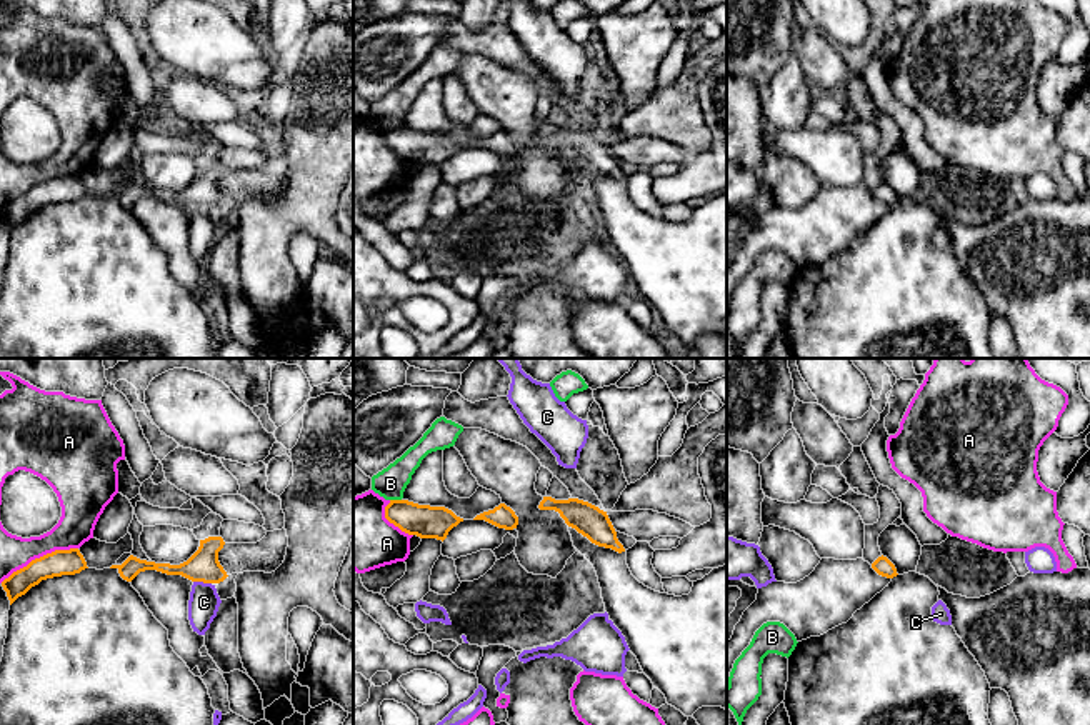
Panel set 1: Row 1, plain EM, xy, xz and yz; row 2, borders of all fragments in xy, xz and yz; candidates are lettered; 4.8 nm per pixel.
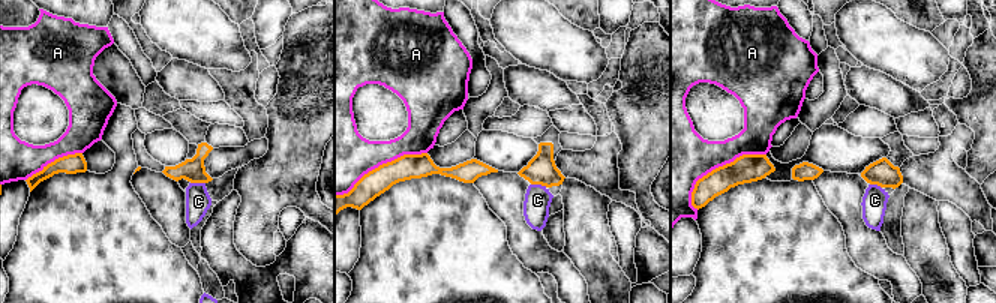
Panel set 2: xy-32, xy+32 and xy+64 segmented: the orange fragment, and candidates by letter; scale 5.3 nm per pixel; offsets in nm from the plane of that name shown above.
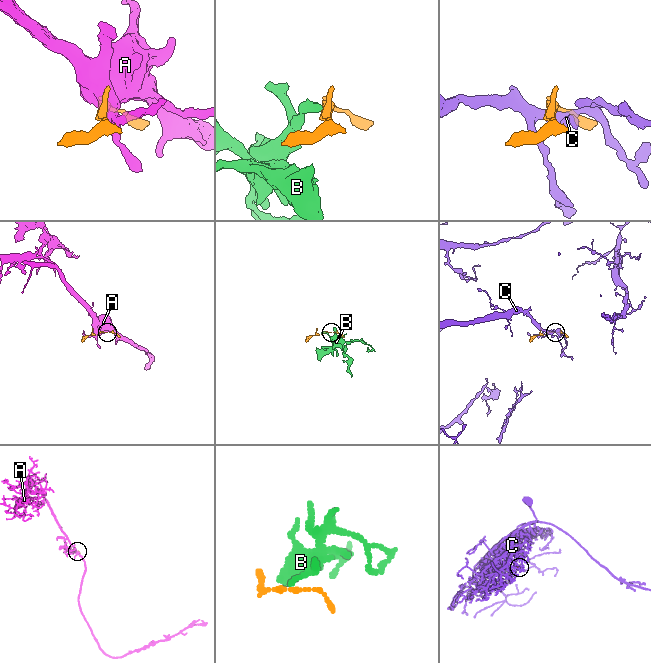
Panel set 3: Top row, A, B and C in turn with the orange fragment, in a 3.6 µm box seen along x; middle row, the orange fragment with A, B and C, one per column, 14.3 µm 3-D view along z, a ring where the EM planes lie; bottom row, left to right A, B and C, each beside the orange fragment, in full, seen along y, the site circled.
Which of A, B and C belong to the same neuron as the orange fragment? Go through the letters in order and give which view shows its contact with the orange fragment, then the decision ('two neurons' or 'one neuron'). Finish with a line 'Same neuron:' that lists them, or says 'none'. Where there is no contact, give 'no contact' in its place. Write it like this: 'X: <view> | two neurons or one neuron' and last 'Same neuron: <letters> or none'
A: xy | two neurons
B: xz | two neurons
C: xy | two neurons
Same neuron: none

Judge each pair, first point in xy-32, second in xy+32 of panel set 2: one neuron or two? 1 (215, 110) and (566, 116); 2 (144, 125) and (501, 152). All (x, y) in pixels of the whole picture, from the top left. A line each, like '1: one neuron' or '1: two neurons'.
1: one neuron
2: two neurons

